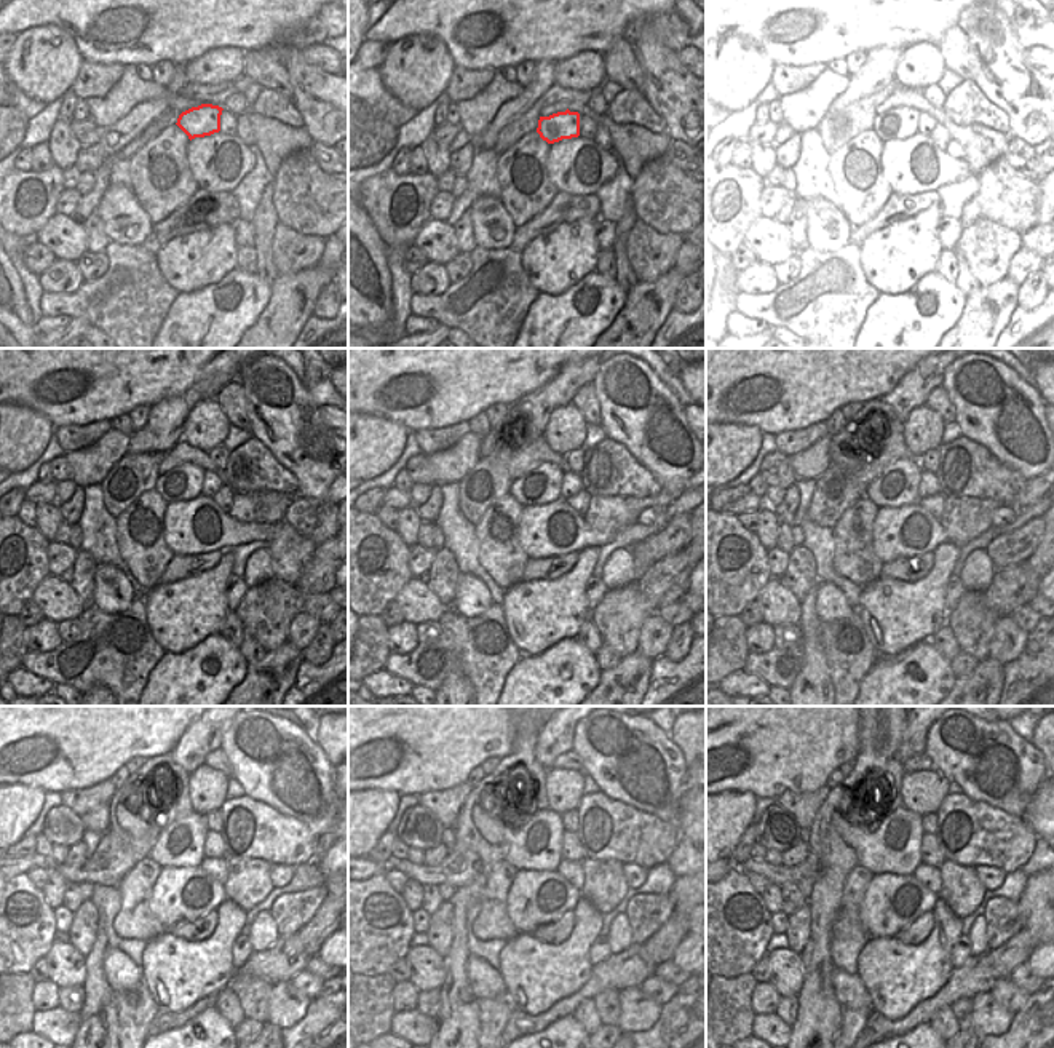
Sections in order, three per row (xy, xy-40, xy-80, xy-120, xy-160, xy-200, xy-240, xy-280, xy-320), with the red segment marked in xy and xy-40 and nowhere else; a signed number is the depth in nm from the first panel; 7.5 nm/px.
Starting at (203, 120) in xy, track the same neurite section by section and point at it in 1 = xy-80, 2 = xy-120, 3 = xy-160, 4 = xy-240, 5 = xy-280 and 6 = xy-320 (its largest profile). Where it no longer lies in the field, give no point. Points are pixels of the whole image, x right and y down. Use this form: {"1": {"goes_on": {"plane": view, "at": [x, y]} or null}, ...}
{"1": {"goes_on": {"plane": "xy-80", "at": [901, 122]}}, "2": {"goes_on": {"plane": "xy-120", "at": [184, 483]}}, "3": {"goes_on": {"plane": "xy-160", "at": [542, 484]}}, "4": {"goes_on": {"plane": "xy-240", "at": [181, 844]}}, "5": {"goes_on": {"plane": "xy-280", "at": [535, 845]}}, "6": {"goes_on": {"plane": "xy-320", "at": [895, 845]}}}

